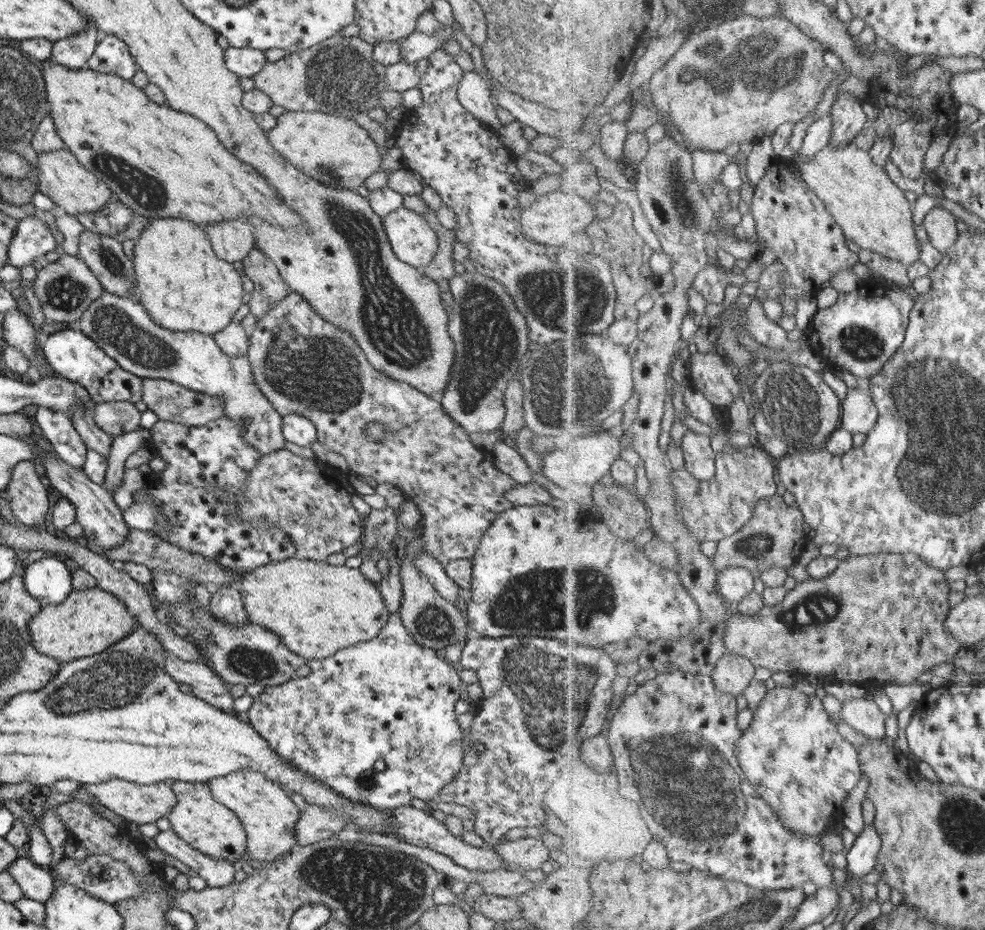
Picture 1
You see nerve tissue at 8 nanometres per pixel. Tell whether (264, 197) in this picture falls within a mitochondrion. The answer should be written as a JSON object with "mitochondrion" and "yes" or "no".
{"mitochondrion":"no"}

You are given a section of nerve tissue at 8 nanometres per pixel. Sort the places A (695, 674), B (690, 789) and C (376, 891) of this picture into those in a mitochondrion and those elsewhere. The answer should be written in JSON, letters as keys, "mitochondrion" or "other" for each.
{"A":"other","B":"mitochondrion","C":"mitochondrion"}

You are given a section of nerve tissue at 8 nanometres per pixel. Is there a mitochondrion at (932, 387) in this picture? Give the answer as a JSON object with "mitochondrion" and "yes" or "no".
{"mitochondrion":"yes"}

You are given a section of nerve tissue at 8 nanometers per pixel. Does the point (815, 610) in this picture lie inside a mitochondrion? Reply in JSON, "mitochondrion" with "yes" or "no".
{"mitochondrion":"yes"}

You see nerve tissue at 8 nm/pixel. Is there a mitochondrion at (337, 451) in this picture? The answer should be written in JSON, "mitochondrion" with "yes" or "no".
{"mitochondrion":"no"}

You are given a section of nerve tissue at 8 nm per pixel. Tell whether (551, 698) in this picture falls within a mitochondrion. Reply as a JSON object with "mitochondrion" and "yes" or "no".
{"mitochondrion":"yes"}

